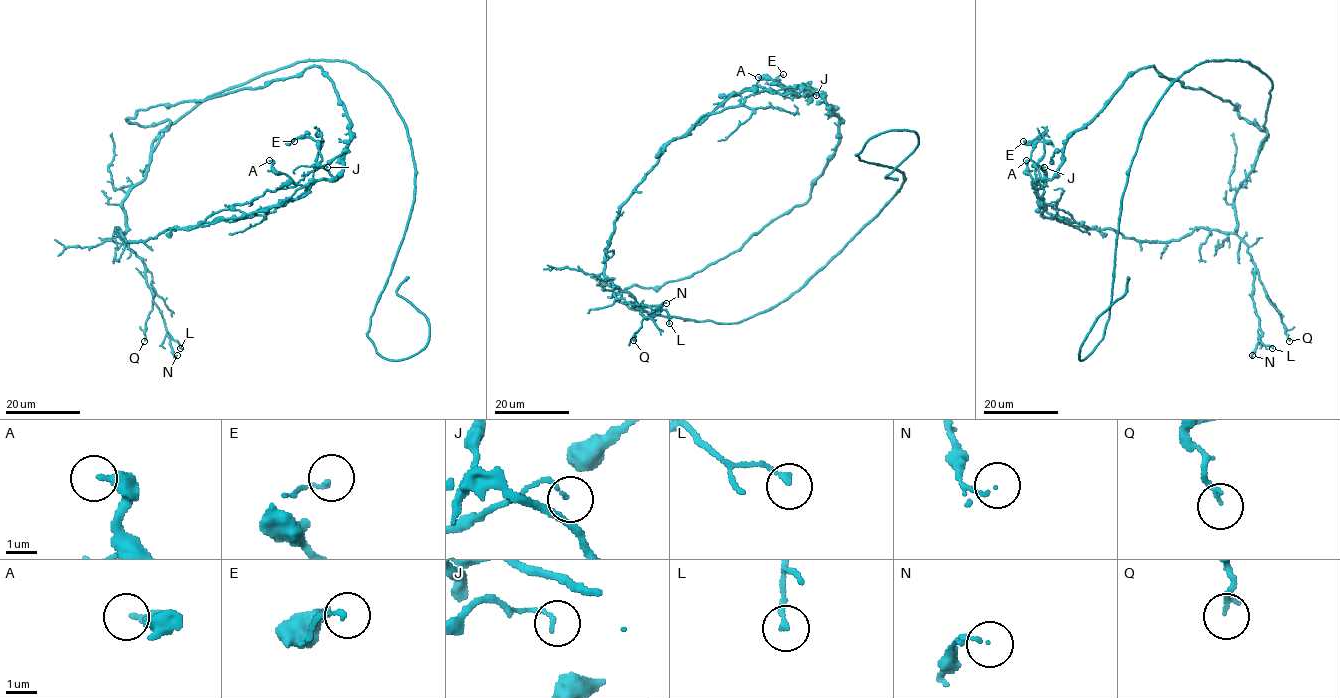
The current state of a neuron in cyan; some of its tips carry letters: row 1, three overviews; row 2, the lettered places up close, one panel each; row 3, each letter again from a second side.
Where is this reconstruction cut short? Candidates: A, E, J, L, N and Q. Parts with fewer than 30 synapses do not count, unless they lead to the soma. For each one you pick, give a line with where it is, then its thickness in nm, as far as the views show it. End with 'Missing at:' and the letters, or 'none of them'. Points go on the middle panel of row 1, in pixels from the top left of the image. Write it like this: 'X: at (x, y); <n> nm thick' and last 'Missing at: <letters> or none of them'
Missing at: none of them

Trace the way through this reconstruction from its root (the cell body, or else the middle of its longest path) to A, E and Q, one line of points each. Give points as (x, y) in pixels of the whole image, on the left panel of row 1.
A: (246, 82), (206, 97), (164, 130), (123, 202), (126, 230), (115, 231), (144, 242), (308, 192), (269, 160)
E: (246, 82), (164, 130), (115, 231), (144, 242), (268, 211), (322, 160), (315, 140), (294, 141)
Q: (246, 82), (206, 97), (170, 124), (146, 174), (123, 202), (124, 242), (151, 273), (155, 292), (144, 341)

